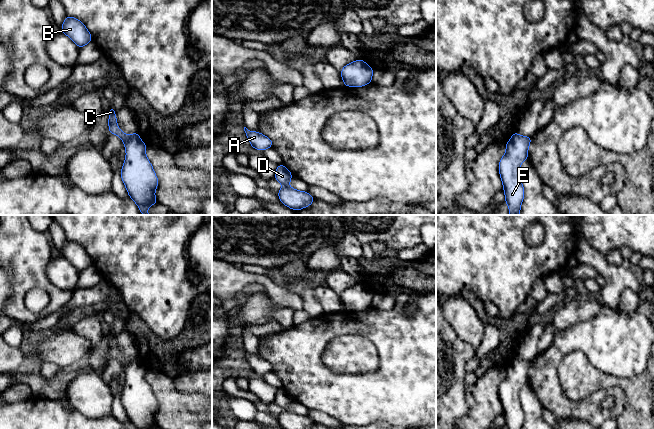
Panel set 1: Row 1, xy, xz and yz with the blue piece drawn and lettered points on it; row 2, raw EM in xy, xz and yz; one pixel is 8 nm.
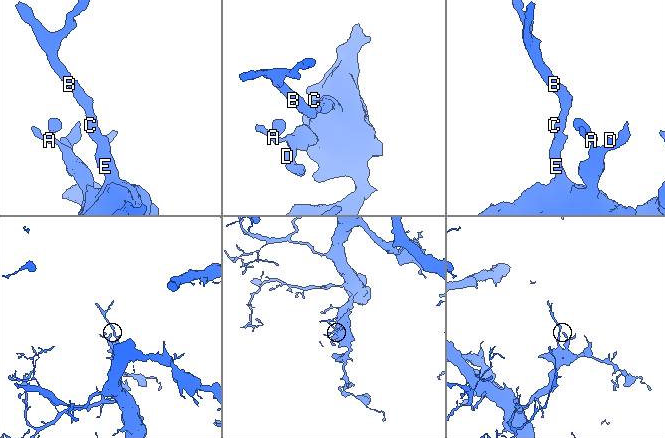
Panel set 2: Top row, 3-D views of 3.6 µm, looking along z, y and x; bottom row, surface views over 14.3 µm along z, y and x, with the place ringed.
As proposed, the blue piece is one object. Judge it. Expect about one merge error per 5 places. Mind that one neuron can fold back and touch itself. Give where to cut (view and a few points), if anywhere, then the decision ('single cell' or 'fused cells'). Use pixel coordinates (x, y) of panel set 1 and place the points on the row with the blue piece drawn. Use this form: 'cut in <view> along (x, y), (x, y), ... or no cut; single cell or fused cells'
no cut; single cell

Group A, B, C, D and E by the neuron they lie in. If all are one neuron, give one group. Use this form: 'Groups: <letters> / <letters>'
Groups: A B C D E

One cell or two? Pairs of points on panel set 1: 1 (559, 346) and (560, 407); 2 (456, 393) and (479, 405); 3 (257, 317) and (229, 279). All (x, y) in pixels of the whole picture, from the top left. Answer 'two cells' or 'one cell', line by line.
1: one cell
2: two cells
3: two cells

